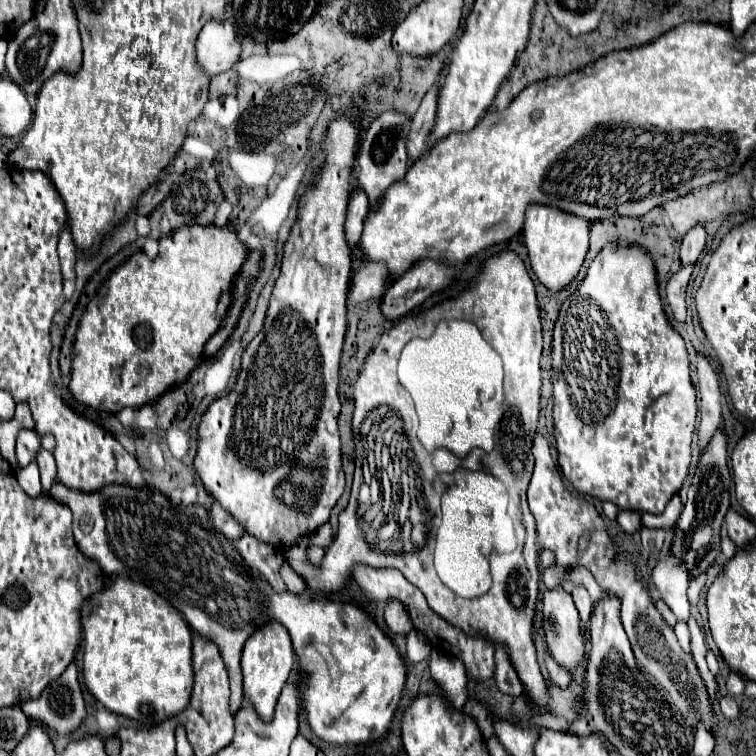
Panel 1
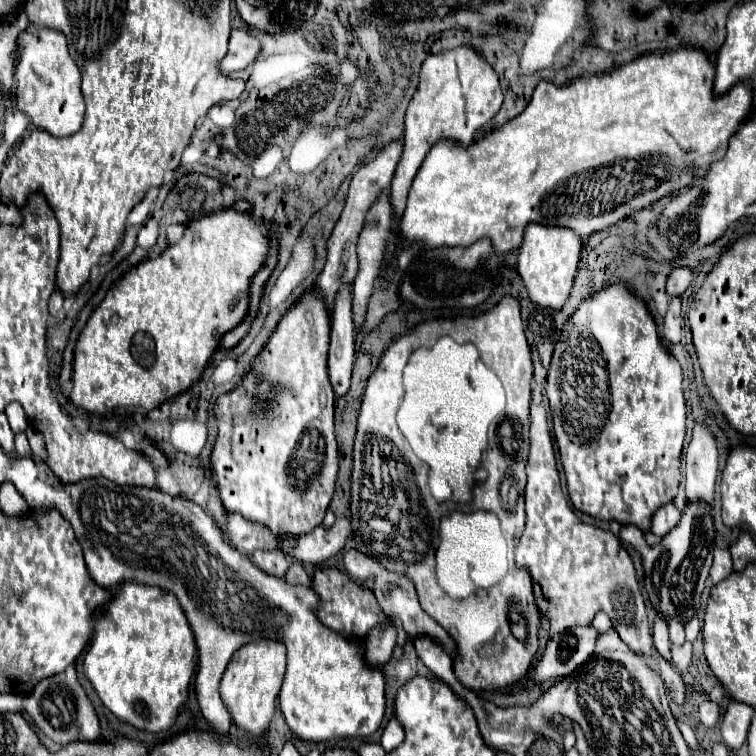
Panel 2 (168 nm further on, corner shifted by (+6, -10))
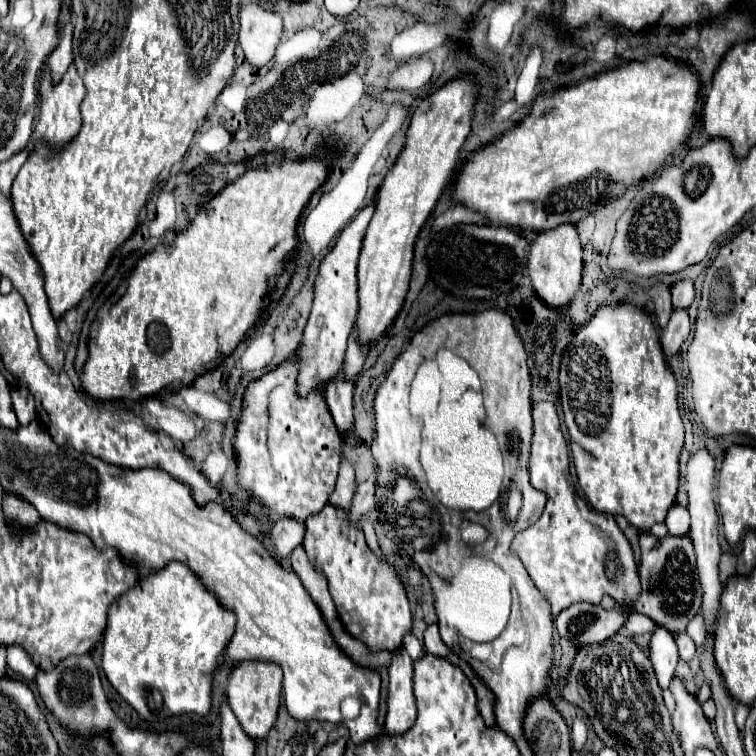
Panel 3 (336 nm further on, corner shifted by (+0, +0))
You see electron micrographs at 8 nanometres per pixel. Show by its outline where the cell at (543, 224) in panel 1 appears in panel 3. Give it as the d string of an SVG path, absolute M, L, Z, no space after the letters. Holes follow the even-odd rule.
M562 224L536 236L528 252L528 272L540 300L556 308L572 302L582 278L582 244L574 224Z

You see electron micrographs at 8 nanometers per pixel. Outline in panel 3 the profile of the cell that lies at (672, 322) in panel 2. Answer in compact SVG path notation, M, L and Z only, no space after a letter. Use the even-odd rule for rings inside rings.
M676 308L672 312L672 318L668 322L668 326L662 330L660 342L664 348L664 354L676 354L680 352L686 336L690 334L690 318L688 318L688 310L686 308Z

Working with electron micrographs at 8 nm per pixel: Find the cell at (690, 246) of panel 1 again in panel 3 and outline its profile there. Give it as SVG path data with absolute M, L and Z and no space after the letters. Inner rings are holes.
M680 280L672 286L672 306L690 306L694 300L694 284L692 280Z

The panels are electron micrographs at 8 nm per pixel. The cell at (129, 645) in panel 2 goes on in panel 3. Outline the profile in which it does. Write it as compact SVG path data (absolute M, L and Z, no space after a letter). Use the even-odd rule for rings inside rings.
M170 562L164 568L148 574L146 578L140 578L130 590L126 590L112 606L108 612L108 626L104 632L104 652L102 652L102 670L114 690L140 714L142 720L154 720L154 712L168 712L168 714L184 714L184 712L194 712L194 714L206 714L210 708L210 682L212 682L212 672L216 670L218 658L222 656L222 650L226 648L228 640L234 634L234 614L228 612L224 606L218 604L218 600L200 584L200 580L180 562Z

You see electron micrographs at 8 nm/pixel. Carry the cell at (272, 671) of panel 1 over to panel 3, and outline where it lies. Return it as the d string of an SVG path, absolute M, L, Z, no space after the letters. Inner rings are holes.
M238 662L232 668L230 680L228 680L228 690L226 698L236 714L238 722L242 724L244 732L254 738L266 738L268 732L272 730L276 722L276 712L280 706L280 692L282 692L282 670L278 664L268 664L268 662Z

